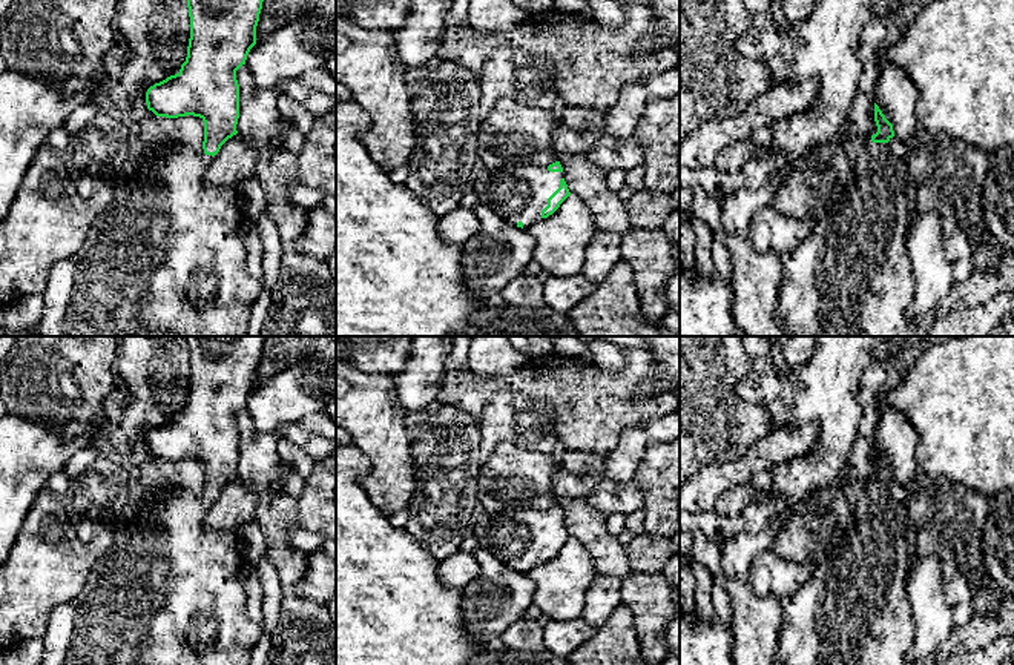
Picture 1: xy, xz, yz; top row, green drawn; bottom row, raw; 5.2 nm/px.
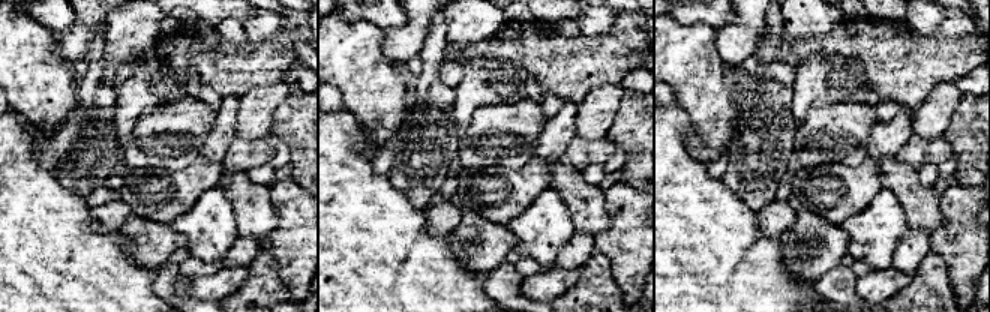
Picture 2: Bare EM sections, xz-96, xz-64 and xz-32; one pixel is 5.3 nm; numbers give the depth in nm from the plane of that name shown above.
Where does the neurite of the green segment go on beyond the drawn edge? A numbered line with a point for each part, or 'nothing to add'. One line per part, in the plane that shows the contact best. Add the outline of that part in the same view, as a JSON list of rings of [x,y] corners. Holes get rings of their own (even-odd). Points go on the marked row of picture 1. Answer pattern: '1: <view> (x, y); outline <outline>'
1: xz (517, 194); outline [[[548,166],[485,169],[474,189],[482,206],[512,226],[522,221],[526,229],[543,220],[542,210],[548,206],[548,198],[560,187],[561,178],[563,172],[549,172]]]

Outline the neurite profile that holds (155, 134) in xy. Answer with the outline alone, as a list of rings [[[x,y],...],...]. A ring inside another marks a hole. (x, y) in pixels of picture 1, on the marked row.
[[[147,109],[138,127],[137,141],[141,144],[141,155],[146,160],[152,160],[160,151],[172,149],[175,144],[198,149],[204,141],[204,121],[193,115],[156,117]]]

